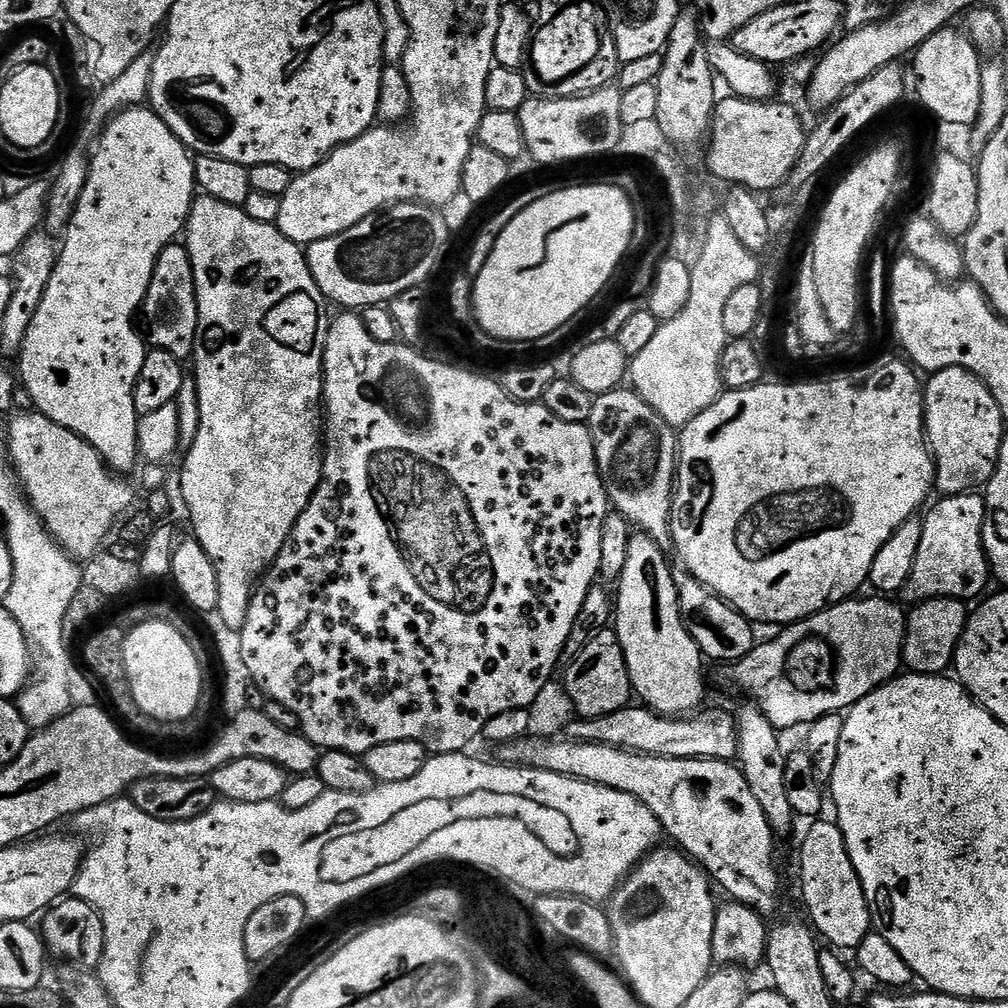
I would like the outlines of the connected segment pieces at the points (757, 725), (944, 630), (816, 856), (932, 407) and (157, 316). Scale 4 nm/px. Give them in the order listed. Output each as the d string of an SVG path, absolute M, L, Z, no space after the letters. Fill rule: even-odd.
M754 702L747 703L734 712L738 734L738 767L744 773L746 782L750 782L750 791L762 805L772 831L777 837L784 838L794 821L790 798L786 798L786 748L780 745L781 733L772 725L770 718L766 718L766 714L762 714Z
M942 598L941 600L925 600L917 603L913 612L906 616L904 630L904 655L902 664L908 672L917 672L927 676L939 676L953 667L956 658L956 647L968 625L970 615L965 601Z
M824 819L809 823L812 825L800 844L800 888L804 891L804 904L808 907L807 919L821 937L824 935L832 943L829 945L833 949L854 950L862 938L873 931L872 915L862 890L862 882L854 870L854 862L850 862L846 838L839 824Z
M944 368L927 377L924 389L924 434L936 465L934 488L944 496L980 490L994 474L1006 418L994 394L973 372Z
M183 243L167 244L162 254L158 254L148 293L142 301L142 320L143 316L143 331L152 348L166 350L166 354L174 354L181 362L193 359L198 334L198 298L190 254Z

